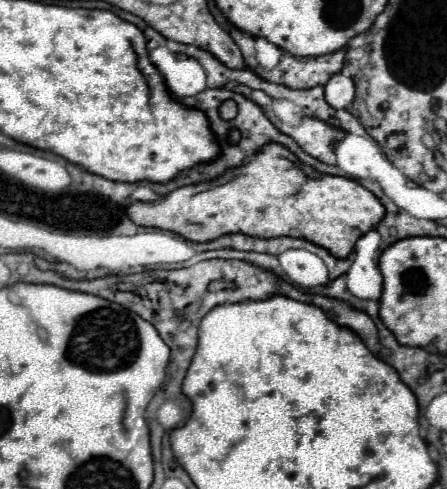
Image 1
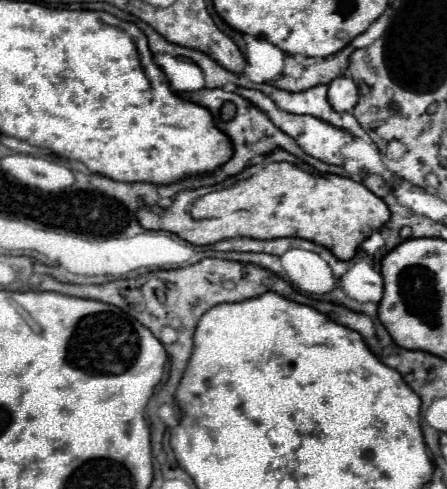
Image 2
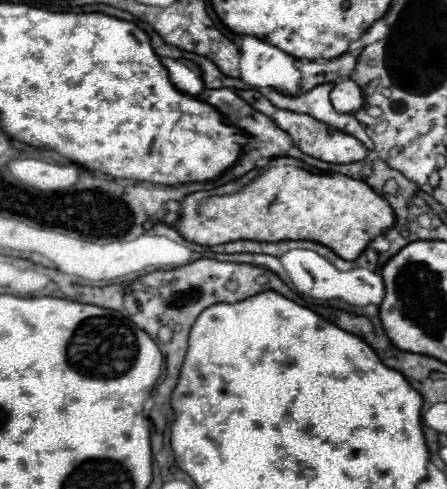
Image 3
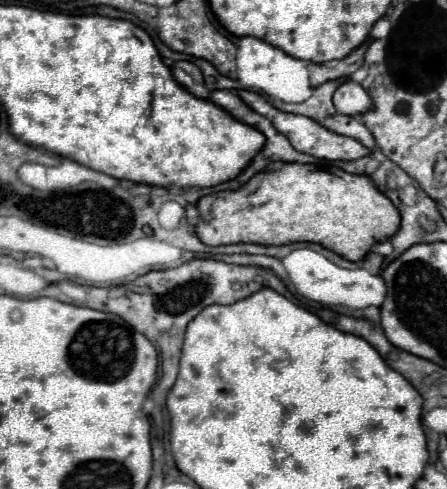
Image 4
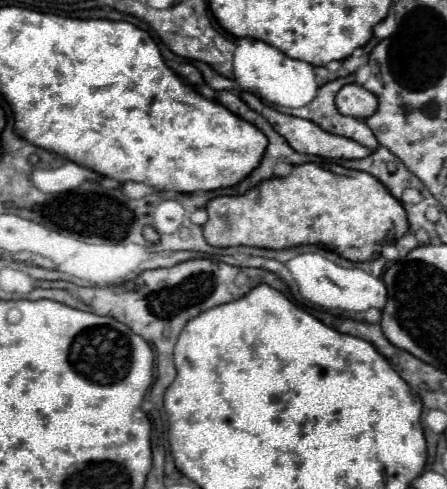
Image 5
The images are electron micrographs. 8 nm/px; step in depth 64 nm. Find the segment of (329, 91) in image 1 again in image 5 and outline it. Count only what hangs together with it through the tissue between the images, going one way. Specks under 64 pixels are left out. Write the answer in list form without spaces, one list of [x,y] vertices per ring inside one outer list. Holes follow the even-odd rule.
[[[346,84],[336,94],[336,108],[344,116],[354,116],[354,118],[362,118],[364,120],[364,118],[372,116],[372,112],[376,112],[378,100],[364,86]]]

